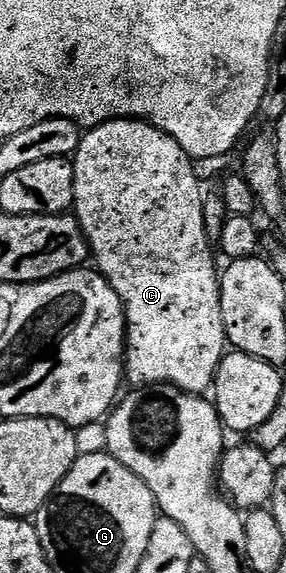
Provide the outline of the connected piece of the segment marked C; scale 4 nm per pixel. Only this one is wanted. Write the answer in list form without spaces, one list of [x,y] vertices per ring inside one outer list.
[[[109,120],[89,129],[79,142],[79,148],[72,155],[74,166],[74,202],[73,215],[76,217],[82,232],[86,235],[86,243],[90,245],[92,260],[97,271],[116,290],[122,299],[126,311],[126,355],[124,357],[124,376],[131,380],[134,386],[149,386],[151,384],[171,384],[185,392],[206,394],[214,387],[214,375],[220,366],[223,356],[228,351],[228,341],[224,330],[224,314],[220,310],[220,268],[214,265],[214,252],[210,249],[212,237],[204,226],[204,210],[202,201],[204,191],[198,185],[198,176],[194,173],[195,161],[172,139],[167,132],[154,128],[144,120]]]

